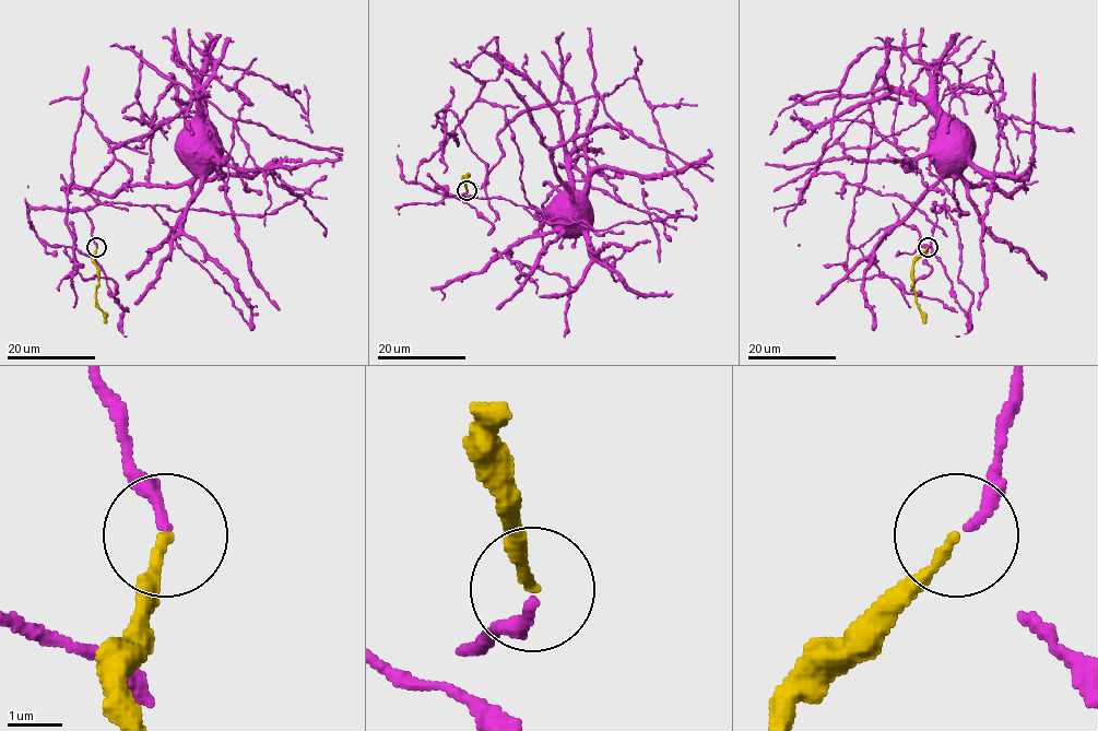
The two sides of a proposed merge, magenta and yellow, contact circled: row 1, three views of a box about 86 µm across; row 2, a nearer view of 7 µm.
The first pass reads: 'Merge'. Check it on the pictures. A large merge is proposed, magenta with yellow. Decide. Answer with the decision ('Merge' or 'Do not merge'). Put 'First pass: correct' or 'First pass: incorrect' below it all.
Merge
First pass: correct

